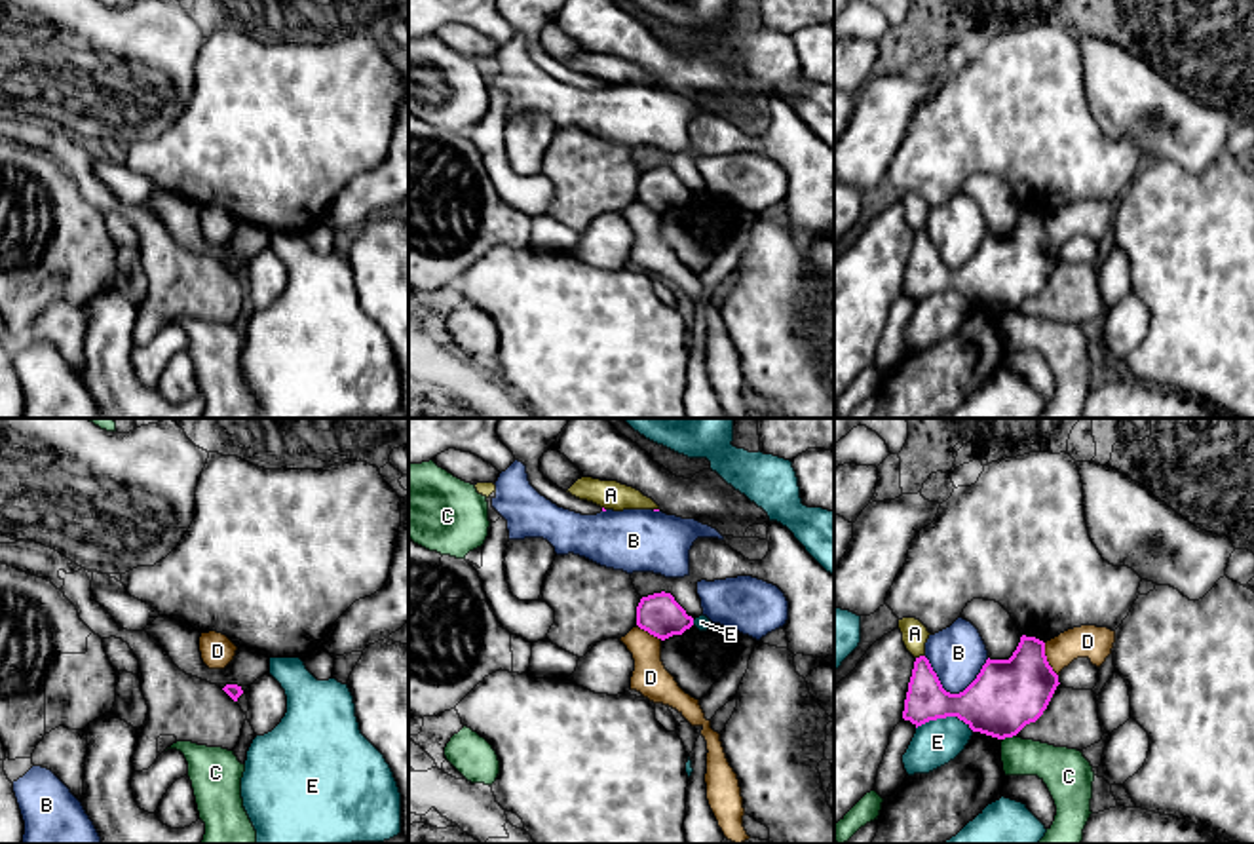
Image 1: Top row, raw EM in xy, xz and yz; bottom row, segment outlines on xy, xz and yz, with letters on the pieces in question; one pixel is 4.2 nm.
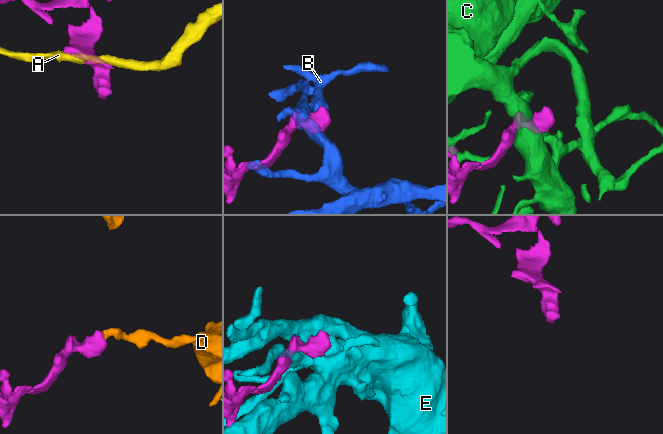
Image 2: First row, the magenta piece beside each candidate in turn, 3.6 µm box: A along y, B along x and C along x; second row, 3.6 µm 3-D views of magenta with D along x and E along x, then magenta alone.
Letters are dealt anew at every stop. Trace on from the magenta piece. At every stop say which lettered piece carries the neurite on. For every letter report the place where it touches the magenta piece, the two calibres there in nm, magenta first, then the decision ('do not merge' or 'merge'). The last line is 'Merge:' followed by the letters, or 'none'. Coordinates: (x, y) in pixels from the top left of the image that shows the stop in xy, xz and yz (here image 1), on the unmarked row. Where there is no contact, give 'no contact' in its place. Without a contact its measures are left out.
A: contact yz (920, 230); calibres 180 and 110 nm; do not merge
B: contact yz (954, 268); calibres 300 and 240 nm; do not merge
C: contact yz (1009, 310); calibres 300 and 180 nm; do not merge
D: contact yz (1045, 234); calibres 300 and 140 nm; do not merge
E: contact yz (945, 291); calibres 300 and 190 nm; do not merge
Merge: none

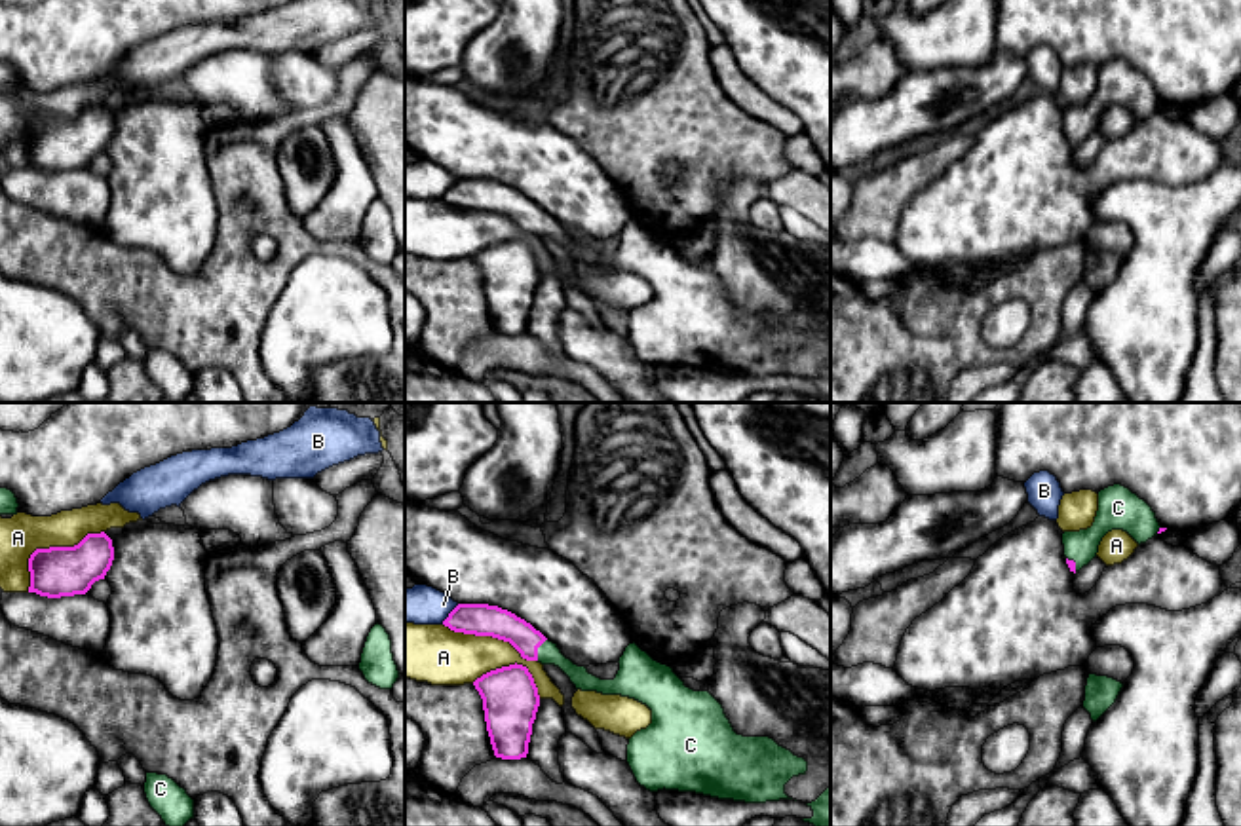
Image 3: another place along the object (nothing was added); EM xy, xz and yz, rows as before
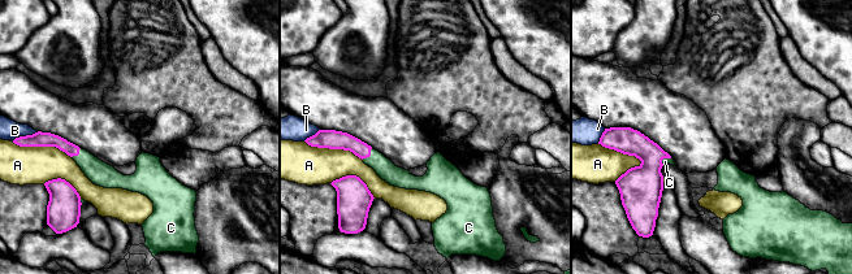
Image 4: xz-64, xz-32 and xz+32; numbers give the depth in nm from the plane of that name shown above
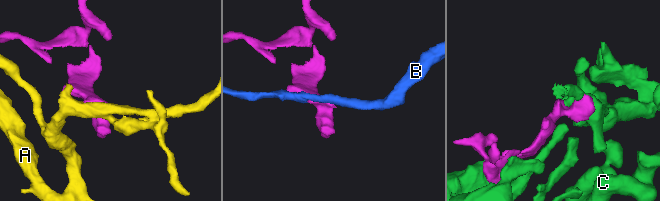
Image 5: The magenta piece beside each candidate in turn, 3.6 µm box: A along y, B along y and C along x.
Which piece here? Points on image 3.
A: contact xy (50, 122); calibres 220 and 180 nm; do not merge
B: contact xz (449, 188); calibres 140 and 170 nm; do not merge
C: contact xz (536, 225); calibres 130 and 100 nm; merge
Merge: C

